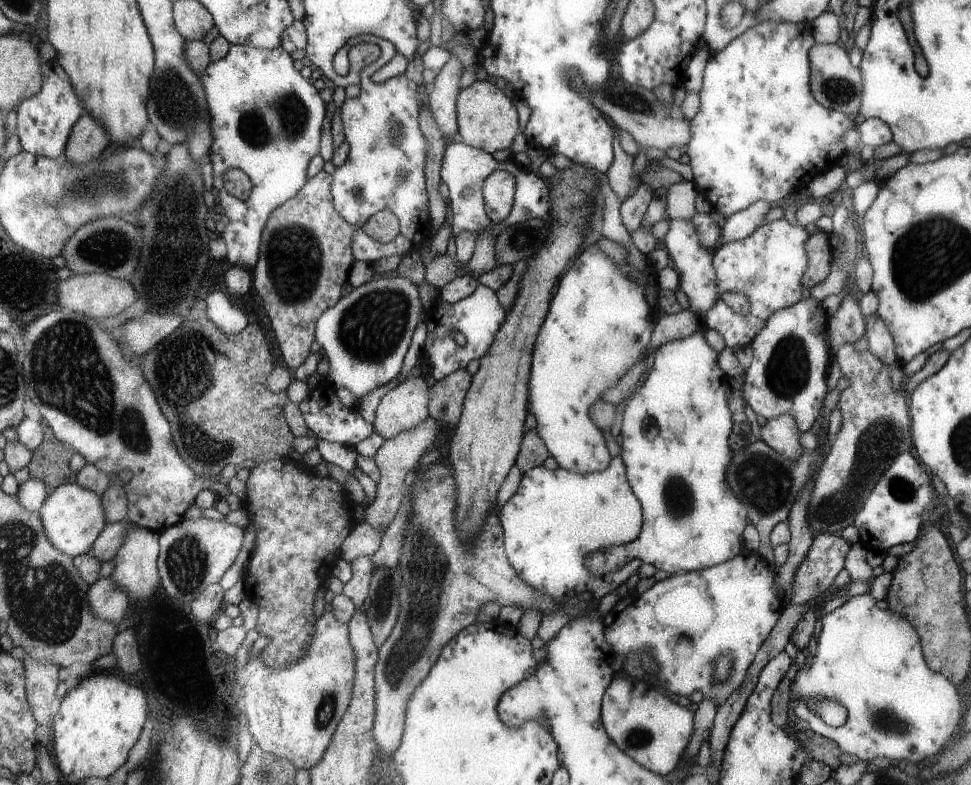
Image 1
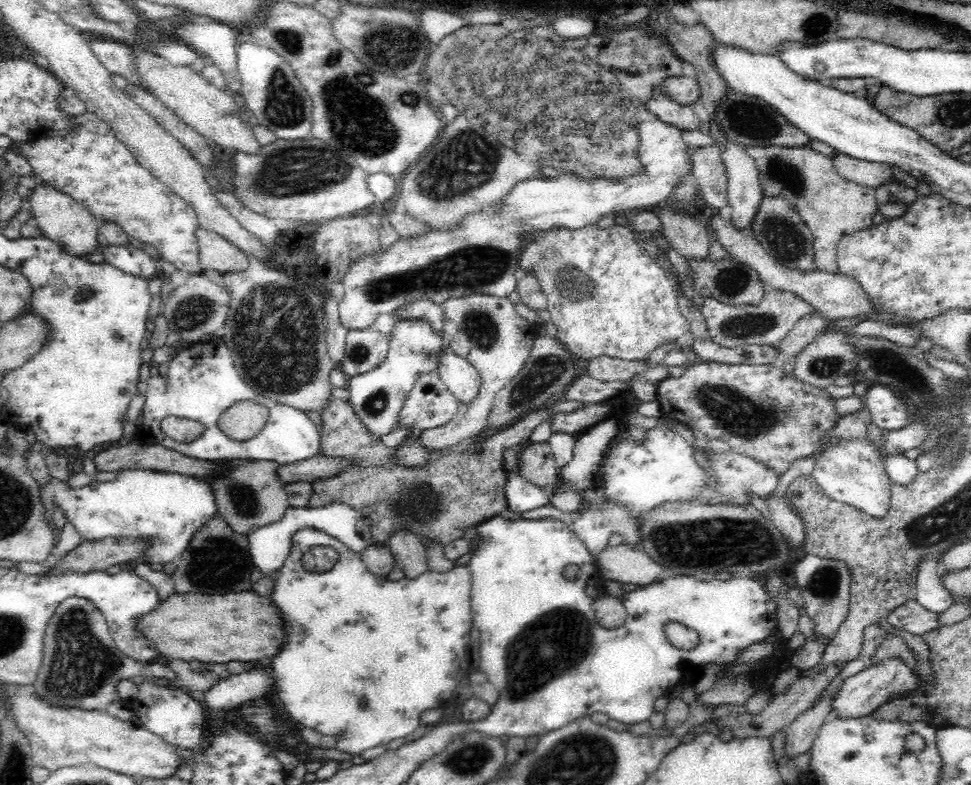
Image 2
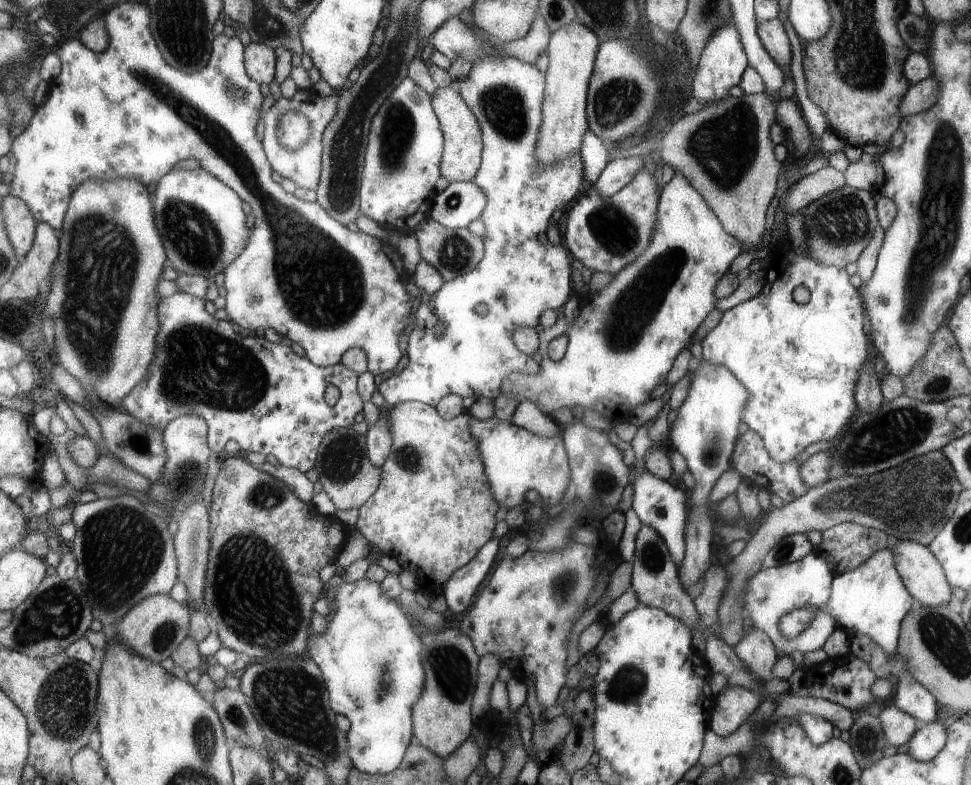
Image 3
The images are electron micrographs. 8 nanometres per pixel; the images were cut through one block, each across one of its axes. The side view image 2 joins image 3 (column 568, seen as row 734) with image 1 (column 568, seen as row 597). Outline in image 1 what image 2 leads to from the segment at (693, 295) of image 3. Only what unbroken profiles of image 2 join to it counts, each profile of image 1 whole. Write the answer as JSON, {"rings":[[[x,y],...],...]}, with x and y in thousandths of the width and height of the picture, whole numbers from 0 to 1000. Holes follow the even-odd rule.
{"rings":[[[616,308],[604,315],[580,352],[567,382],[562,410],[551,433],[544,513],[544,525],[552,534],[554,553],[576,595],[606,604],[620,601],[628,594],[631,582],[622,566],[617,543],[609,531],[609,520],[616,513],[622,497],[628,498],[646,476],[647,469],[654,468],[664,456],[661,451],[671,433],[677,410],[671,390],[665,383],[662,364],[651,357],[651,352],[647,352],[639,336],[634,338],[620,316],[616,316]]]}

